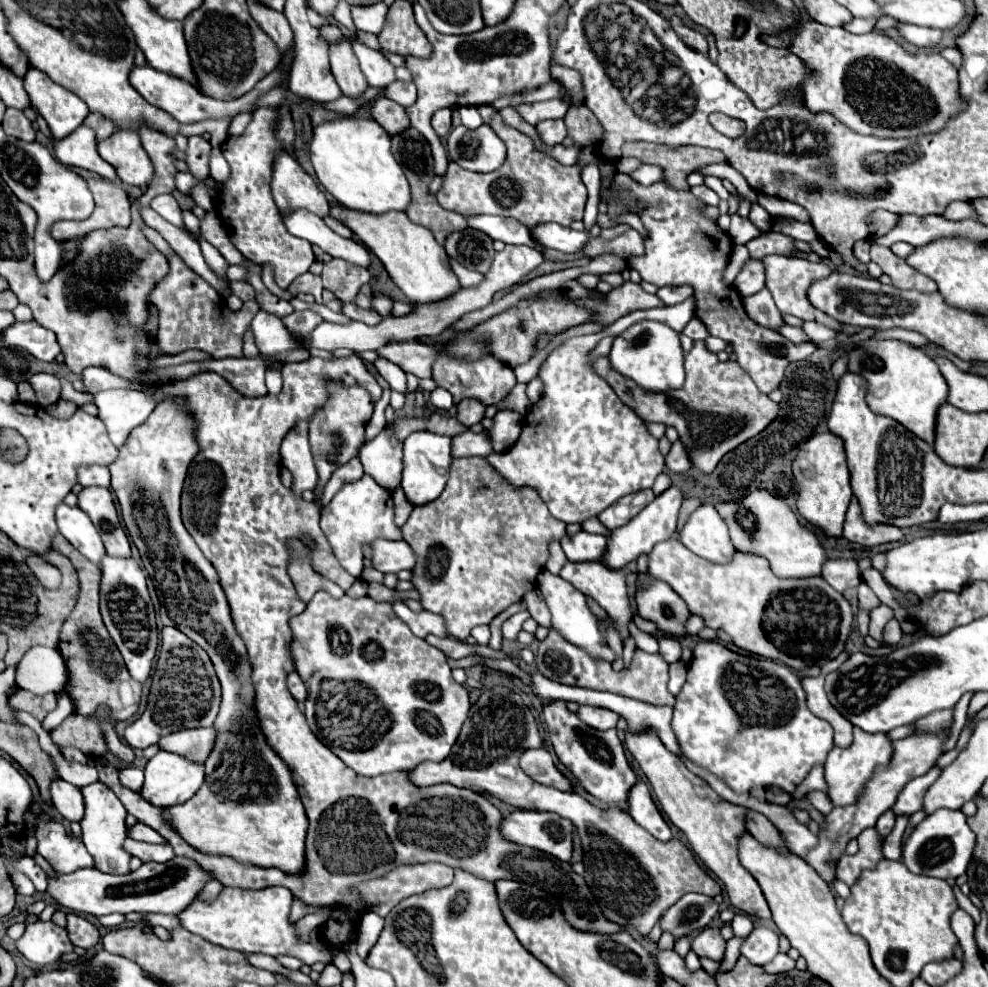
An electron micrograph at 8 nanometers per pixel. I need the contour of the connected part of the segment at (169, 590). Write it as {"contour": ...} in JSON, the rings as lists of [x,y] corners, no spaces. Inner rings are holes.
{"contour":[[[165,395],[161,403],[153,409],[149,419],[141,423],[141,427],[135,427],[125,441],[125,445],[119,449],[117,459],[113,465],[109,465],[111,471],[111,491],[115,493],[119,507],[121,507],[121,519],[125,523],[125,529],[129,531],[135,547],[139,549],[143,567],[149,571],[149,577],[153,581],[153,587],[157,591],[161,605],[161,621],[163,625],[173,625],[181,633],[185,633],[189,639],[193,639],[199,647],[205,649],[205,653],[211,657],[217,677],[223,687],[223,701],[221,711],[215,719],[217,739],[215,747],[205,763],[205,783],[201,789],[189,799],[187,803],[181,803],[177,807],[169,807],[163,811],[165,823],[177,831],[177,835],[193,845],[197,851],[207,855],[225,855],[235,859],[243,865],[255,865],[255,867],[275,867],[289,875],[299,875],[305,871],[305,835],[307,835],[307,821],[305,821],[305,809],[299,799],[299,793],[293,785],[291,773],[287,765],[277,757],[277,753],[265,743],[265,735],[261,735],[261,729],[255,719],[255,689],[251,685],[251,667],[247,661],[247,651],[241,641],[241,637],[235,631],[229,603],[223,595],[223,589],[219,585],[219,577],[215,567],[205,559],[193,537],[185,531],[185,525],[181,521],[179,513],[179,501],[181,501],[181,489],[183,479],[187,475],[187,467],[191,459],[197,455],[197,419],[187,407],[185,397],[173,397]]]}

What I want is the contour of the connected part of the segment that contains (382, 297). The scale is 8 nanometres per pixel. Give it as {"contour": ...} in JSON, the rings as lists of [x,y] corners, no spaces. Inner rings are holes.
{"contour":[[[373,293],[373,309],[381,317],[391,317],[391,307],[393,307],[393,299],[387,293]]]}

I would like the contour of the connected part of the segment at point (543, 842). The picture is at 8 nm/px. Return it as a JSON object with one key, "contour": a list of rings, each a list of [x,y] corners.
{"contour":[[[517,809],[511,815],[503,817],[503,821],[501,821],[501,835],[503,835],[503,839],[509,839],[511,843],[543,851],[543,853],[553,855],[553,857],[557,857],[561,861],[569,861],[571,859],[573,825],[571,825],[569,819],[563,819],[557,813],[535,811],[535,809]]]}

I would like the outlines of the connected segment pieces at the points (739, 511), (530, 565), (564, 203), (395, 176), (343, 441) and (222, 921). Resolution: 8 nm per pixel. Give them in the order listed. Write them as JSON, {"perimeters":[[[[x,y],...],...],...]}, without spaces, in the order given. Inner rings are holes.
{"perimeters":[[[[757,489],[741,501],[715,503],[715,509],[725,519],[735,549],[751,551],[765,557],[771,563],[771,569],[777,577],[797,579],[797,577],[821,575],[821,567],[825,563],[825,549],[821,547],[819,539],[809,529],[799,525],[793,511],[781,497],[775,497],[769,491]]],[[[483,457],[453,459],[443,495],[433,503],[415,507],[407,523],[401,527],[401,533],[403,541],[409,543],[417,555],[411,583],[419,593],[421,607],[429,613],[441,615],[447,633],[459,641],[465,641],[473,627],[489,625],[495,615],[521,601],[527,591],[535,589],[537,575],[549,557],[549,541],[567,535],[565,523],[551,517],[537,491],[529,487],[511,487]]],[[[495,113],[491,123],[493,131],[507,145],[505,163],[491,173],[473,173],[457,167],[457,163],[449,163],[443,185],[437,193],[437,201],[443,209],[455,211],[461,215],[501,215],[513,217],[525,227],[537,227],[541,223],[557,223],[571,225],[573,221],[583,219],[585,203],[587,203],[587,187],[581,181],[581,167],[597,161],[595,149],[585,147],[581,153],[581,161],[573,167],[565,167],[557,163],[551,155],[535,149],[533,141],[519,133],[517,129],[501,123],[501,115]]],[[[341,117],[323,121],[313,129],[311,141],[311,163],[315,169],[315,179],[345,207],[365,213],[385,213],[385,211],[405,211],[409,205],[409,183],[391,155],[391,141],[389,135],[379,127],[377,121],[365,117]]],[[[329,379],[327,391],[329,399],[325,401],[325,407],[309,421],[309,443],[315,467],[319,471],[319,491],[325,487],[337,467],[359,455],[359,449],[365,443],[365,427],[371,421],[375,409],[371,395],[363,387],[343,387],[341,383]]],[[[267,887],[261,891],[243,891],[243,889],[221,889],[213,901],[203,901],[197,897],[185,911],[181,911],[179,923],[187,931],[201,935],[203,939],[221,945],[225,949],[235,949],[241,953],[265,953],[265,955],[293,955],[307,965],[333,961],[329,951],[321,951],[315,945],[299,943],[295,935],[295,925],[289,923],[291,911],[291,891],[285,887]]]]}

